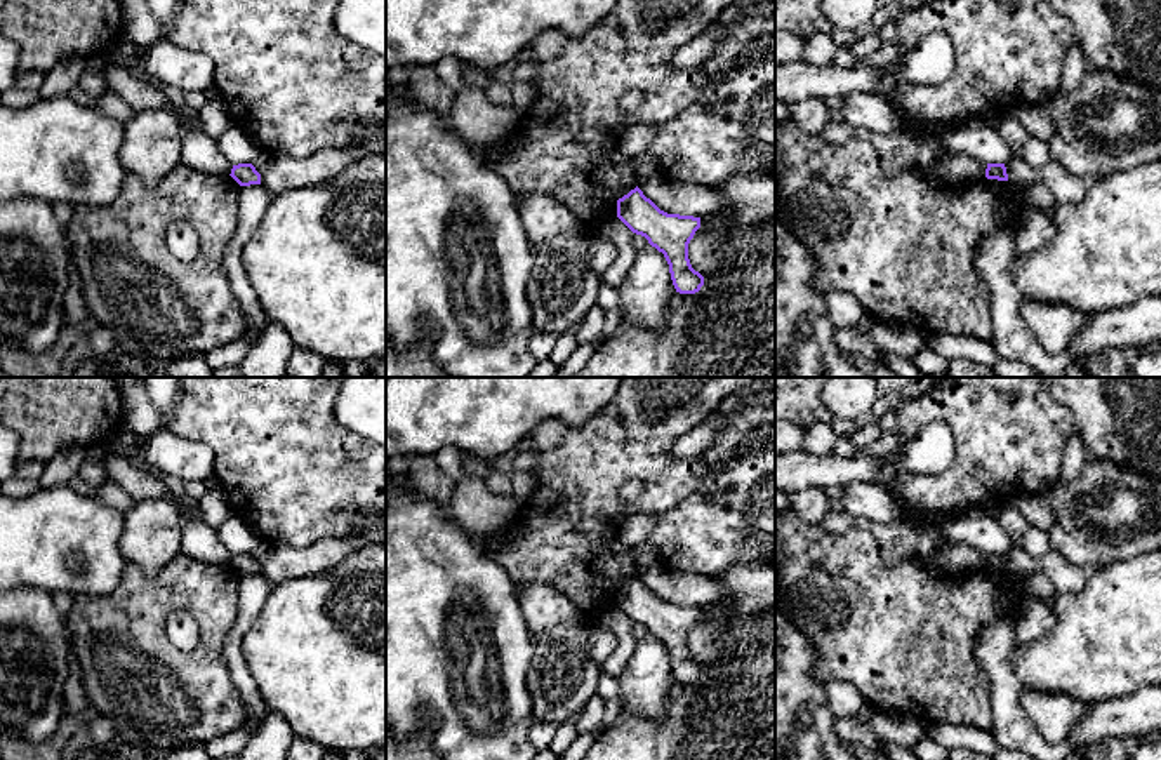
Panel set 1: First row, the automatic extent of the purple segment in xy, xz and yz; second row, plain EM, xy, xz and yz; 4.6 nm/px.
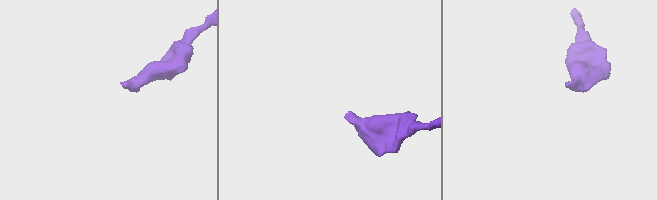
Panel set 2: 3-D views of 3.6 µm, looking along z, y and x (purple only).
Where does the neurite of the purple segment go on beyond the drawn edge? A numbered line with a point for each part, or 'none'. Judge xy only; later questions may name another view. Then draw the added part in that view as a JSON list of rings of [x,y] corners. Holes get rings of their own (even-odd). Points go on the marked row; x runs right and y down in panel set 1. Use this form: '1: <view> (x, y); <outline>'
none

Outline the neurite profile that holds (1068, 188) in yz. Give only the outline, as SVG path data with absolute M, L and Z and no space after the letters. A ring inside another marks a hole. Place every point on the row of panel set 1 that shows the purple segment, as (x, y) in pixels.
M1015 151L1005 167L1008 183L1017 183L1024 188L1043 183L1055 195L1058 203L1078 203L1086 195L1086 183L1067 172L1055 160L1048 160L1041 167L1032 167L1020 151Z

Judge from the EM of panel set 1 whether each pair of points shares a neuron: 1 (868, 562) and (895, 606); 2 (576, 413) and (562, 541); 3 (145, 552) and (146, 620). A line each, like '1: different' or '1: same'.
1: same
2: different
3: different

